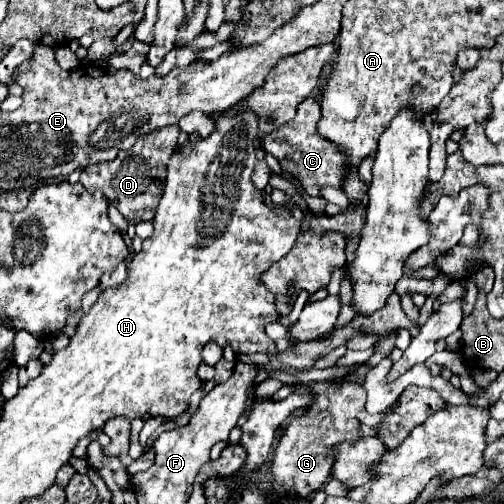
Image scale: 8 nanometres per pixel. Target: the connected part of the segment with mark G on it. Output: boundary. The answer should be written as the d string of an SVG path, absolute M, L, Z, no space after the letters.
M397 330L391 332L387 338L379 340L373 344L373 354L367 362L357 366L355 372L349 372L343 378L337 380L327 380L327 382L309 382L309 384L287 384L293 394L297 396L307 396L311 404L303 408L303 414L291 420L287 426L283 438L277 444L275 458L271 464L271 474L273 474L273 486L279 492L287 492L291 496L303 496L307 498L315 490L319 490L329 474L331 466L335 462L335 446L341 442L355 444L355 440L361 438L361 422L357 420L357 414L365 410L365 400L367 392L359 380L367 376L375 364L379 364L383 358L387 358L395 346L397 340Z

